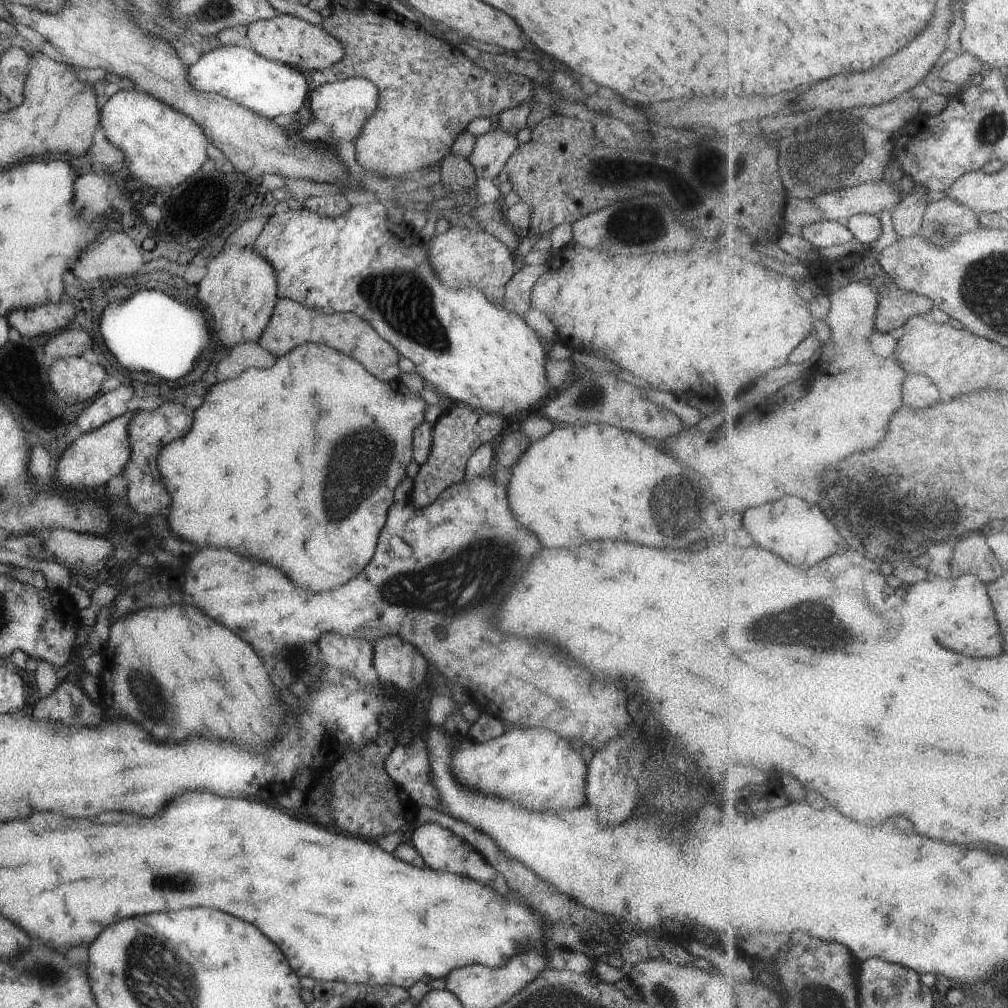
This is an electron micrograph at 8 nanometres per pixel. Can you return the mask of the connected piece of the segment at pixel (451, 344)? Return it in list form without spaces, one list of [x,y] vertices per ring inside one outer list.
[[[384,202],[353,205],[350,206],[347,212],[335,218],[318,215],[305,208],[302,210],[285,209],[282,212],[276,212],[274,215],[271,215],[271,218],[268,218],[265,226],[263,226],[261,234],[257,236],[257,240],[253,244],[253,250],[263,257],[274,270],[275,280],[277,280],[276,297],[278,299],[289,299],[298,302],[300,305],[306,306],[312,311],[320,312],[322,315],[351,313],[361,318],[372,329],[375,329],[376,333],[381,338],[384,338],[398,352],[399,356],[411,360],[415,373],[423,381],[429,382],[434,388],[433,392],[443,400],[456,402],[457,404],[467,404],[480,411],[493,413],[501,417],[513,414],[513,412],[517,413],[520,410],[531,409],[531,406],[537,404],[550,389],[547,386],[547,379],[545,378],[547,354],[539,343],[539,334],[527,326],[519,315],[507,312],[501,305],[495,306],[480,291],[471,287],[451,289],[446,287],[442,282],[439,282],[427,260],[425,247],[413,244],[413,242],[411,244],[403,244],[405,242],[405,234],[395,230],[395,223],[390,222],[389,218],[387,218],[386,205]]]

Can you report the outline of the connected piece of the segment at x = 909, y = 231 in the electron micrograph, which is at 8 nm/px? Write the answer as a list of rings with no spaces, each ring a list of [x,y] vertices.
[[[915,185],[897,208],[891,210],[892,221],[900,238],[913,238],[921,232],[925,211],[928,207],[925,198],[929,191],[931,190],[927,187]]]

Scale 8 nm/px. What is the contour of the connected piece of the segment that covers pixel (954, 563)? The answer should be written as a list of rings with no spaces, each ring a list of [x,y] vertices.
[[[979,532],[959,538],[952,546],[952,556],[948,565],[952,578],[973,573],[988,585],[1004,575],[1005,569],[998,556]]]

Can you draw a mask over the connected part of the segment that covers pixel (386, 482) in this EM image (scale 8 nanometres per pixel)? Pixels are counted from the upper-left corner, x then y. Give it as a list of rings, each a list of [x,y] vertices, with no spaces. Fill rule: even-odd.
[[[321,344],[297,345],[281,358],[277,358],[275,364],[265,370],[249,367],[235,378],[215,382],[194,410],[189,432],[184,434],[183,438],[168,442],[156,456],[156,469],[159,470],[160,481],[171,496],[167,526],[171,534],[195,546],[229,548],[231,552],[243,554],[247,558],[259,558],[279,568],[293,585],[307,593],[318,593],[341,586],[353,578],[370,561],[374,553],[379,531],[393,502],[393,488],[405,476],[405,465],[412,460],[412,430],[424,419],[423,412],[426,406],[427,403],[421,400],[419,394],[410,393],[398,380],[380,381],[346,354]]]

